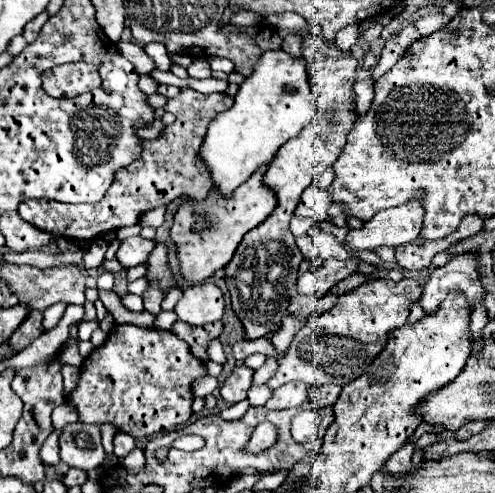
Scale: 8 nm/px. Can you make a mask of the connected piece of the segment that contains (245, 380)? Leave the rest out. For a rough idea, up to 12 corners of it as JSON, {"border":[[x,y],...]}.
{"border":[[246,365],[234,367],[220,387],[230,405],[246,399],[252,373]]}

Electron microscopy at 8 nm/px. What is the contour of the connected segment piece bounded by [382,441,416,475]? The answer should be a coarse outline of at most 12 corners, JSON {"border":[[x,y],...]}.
{"border":[[408,441],[392,455],[384,473],[402,475],[410,471],[414,443]]}

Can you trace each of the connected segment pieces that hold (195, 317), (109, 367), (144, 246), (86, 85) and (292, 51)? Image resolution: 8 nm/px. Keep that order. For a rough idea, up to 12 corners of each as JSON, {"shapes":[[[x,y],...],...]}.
{"shapes":[[[214,283],[184,291],[176,315],[188,325],[222,319],[224,297]],[[116,325],[80,367],[82,423],[152,437],[206,369],[170,331]],[[128,237],[122,241],[116,259],[124,269],[144,263],[154,241]],[[88,63],[58,65],[42,73],[52,97],[76,97],[100,87]],[[302,35],[284,37],[282,49],[298,59],[302,57]]]}

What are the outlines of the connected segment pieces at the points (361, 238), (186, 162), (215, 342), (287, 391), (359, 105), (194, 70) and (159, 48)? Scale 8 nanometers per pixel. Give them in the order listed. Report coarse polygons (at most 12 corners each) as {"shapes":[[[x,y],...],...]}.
{"shapes":[[[418,199],[384,209],[346,247],[376,251],[400,247],[420,235],[424,209]],[[226,93],[168,99],[176,121],[142,141],[102,201],[24,199],[20,217],[88,243],[178,197],[202,201],[196,149]],[[220,339],[208,343],[208,357],[220,365],[226,361]],[[286,383],[272,391],[266,409],[300,407],[308,397],[304,383]],[[365,79],[354,84],[355,116],[364,115],[374,97],[375,82]],[[194,59],[186,71],[194,79],[210,77],[206,59]],[[150,43],[144,51],[156,69],[168,71],[170,57],[164,45]]]}

